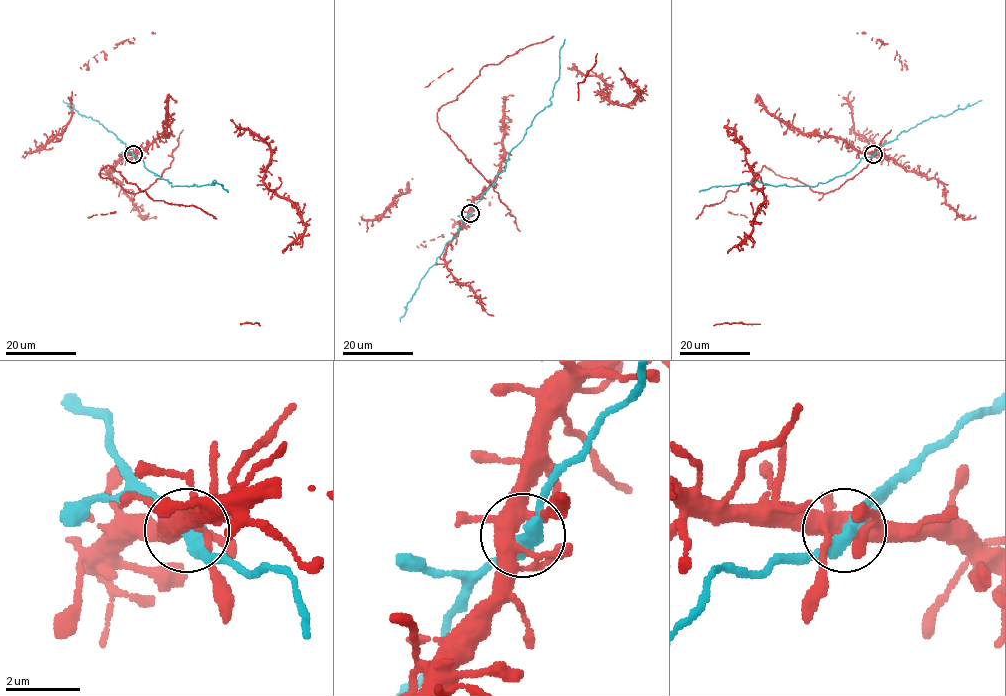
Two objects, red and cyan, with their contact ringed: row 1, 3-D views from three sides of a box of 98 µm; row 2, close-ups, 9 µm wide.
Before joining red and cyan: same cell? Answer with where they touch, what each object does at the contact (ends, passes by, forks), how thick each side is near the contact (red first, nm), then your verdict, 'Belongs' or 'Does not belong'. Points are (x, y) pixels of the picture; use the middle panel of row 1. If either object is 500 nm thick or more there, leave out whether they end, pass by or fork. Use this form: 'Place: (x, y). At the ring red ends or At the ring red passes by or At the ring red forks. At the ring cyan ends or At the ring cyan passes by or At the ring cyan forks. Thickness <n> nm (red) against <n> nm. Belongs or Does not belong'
Place: (470, 213). At the ring red forks. At the ring cyan passes by. Thickness 440 nm (red) against 400 nm. Belongs

